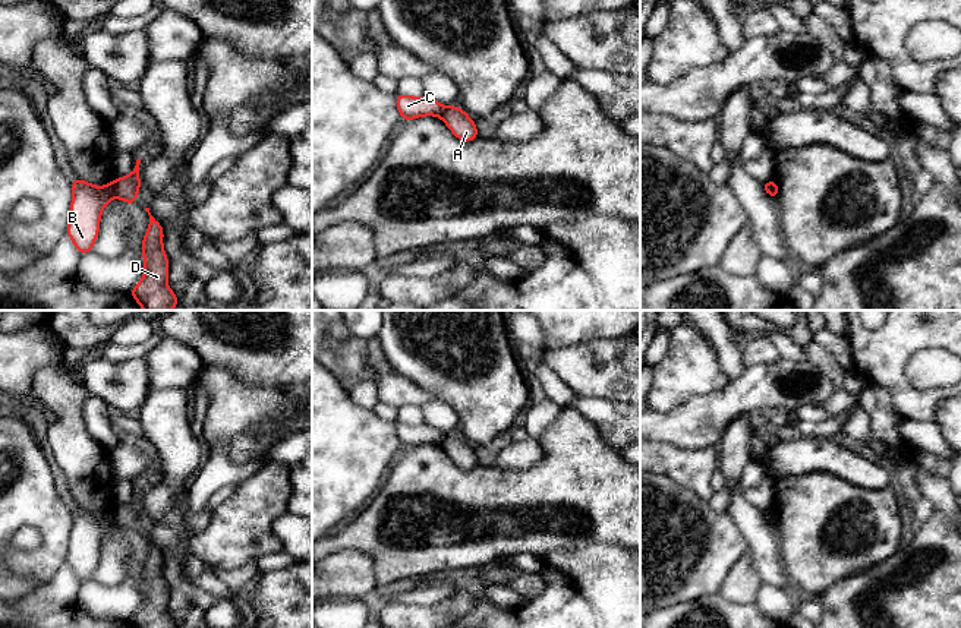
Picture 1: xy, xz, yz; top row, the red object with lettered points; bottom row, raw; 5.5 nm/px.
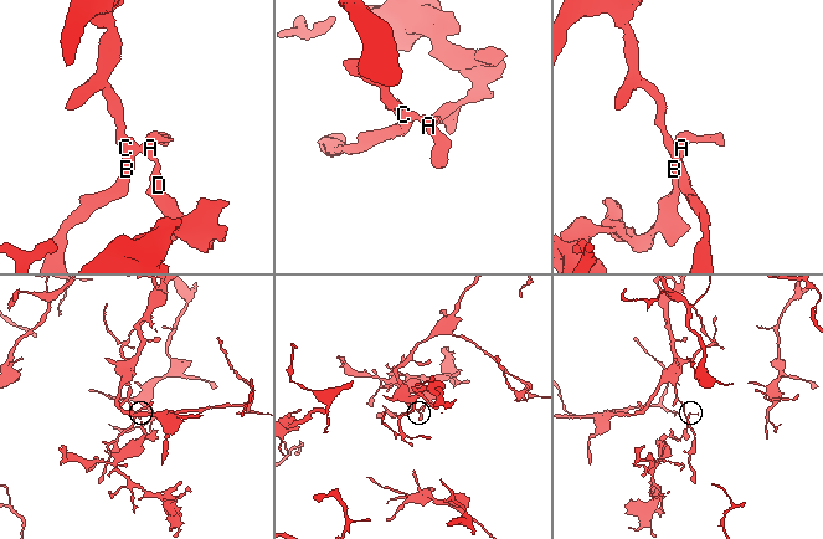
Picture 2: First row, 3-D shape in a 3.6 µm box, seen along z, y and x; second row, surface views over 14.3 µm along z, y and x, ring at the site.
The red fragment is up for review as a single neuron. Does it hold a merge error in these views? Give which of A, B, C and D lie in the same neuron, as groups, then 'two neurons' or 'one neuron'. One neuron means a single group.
A D / B C | two neurons

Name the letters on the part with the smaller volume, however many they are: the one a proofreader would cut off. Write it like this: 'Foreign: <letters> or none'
Foreign: A, D

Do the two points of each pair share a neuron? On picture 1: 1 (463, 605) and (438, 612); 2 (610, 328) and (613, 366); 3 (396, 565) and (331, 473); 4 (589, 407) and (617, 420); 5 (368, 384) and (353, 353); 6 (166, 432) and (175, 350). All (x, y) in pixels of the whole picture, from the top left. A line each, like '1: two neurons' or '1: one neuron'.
1: one neuron
2: two neurons
3: two neurons
4: one neuron
5: two neurons
6: two neurons

